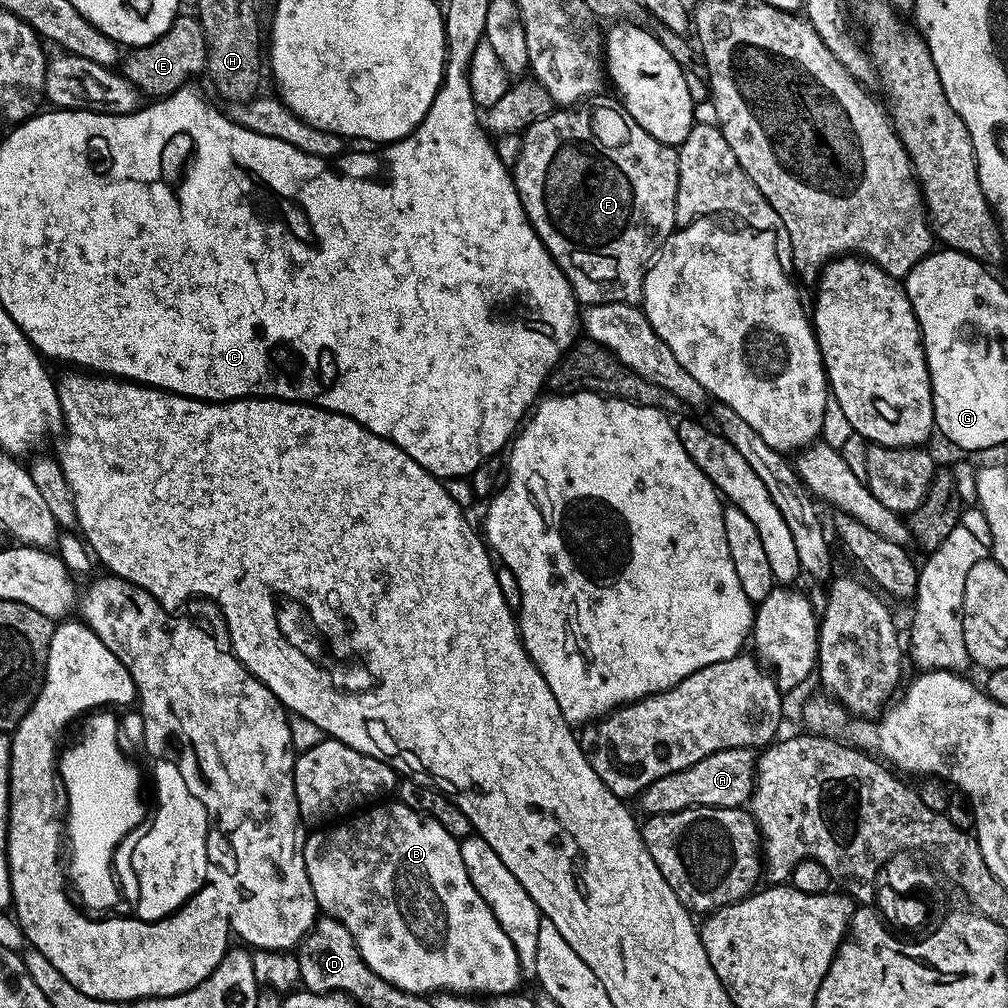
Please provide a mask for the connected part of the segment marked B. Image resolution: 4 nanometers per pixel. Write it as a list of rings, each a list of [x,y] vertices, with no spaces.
[[[380,802],[343,822],[333,823],[331,826],[321,827],[307,833],[304,842],[304,861],[306,874],[310,878],[310,890],[314,890],[317,909],[327,919],[337,920],[350,932],[356,943],[358,954],[366,962],[378,978],[390,982],[398,990],[411,992],[413,996],[424,996],[437,992],[455,992],[457,994],[479,994],[481,997],[507,996],[515,993],[522,979],[520,963],[514,950],[514,942],[506,938],[506,930],[498,926],[498,918],[482,902],[482,894],[474,890],[474,882],[470,882],[470,874],[466,874],[466,862],[462,862],[460,840],[451,836],[442,825],[432,816],[425,816],[422,812],[410,810],[410,806],[399,802]]]

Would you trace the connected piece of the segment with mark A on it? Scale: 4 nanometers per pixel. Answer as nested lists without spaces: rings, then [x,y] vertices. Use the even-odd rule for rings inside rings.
[[[727,748],[718,750],[686,770],[674,770],[650,786],[646,786],[638,797],[640,808],[648,816],[669,816],[687,808],[740,808],[752,798],[756,783],[757,753],[750,748]]]

